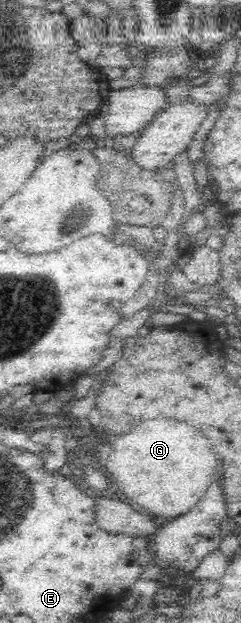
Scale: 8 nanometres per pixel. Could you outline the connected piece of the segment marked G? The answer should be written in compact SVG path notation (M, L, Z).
M158 417L156 420L139 422L123 435L110 437L111 447L103 468L110 474L111 480L118 486L121 498L152 516L181 517L186 514L204 496L212 476L219 468L218 453L214 451L211 440L197 431L192 424L178 422L176 417Z

